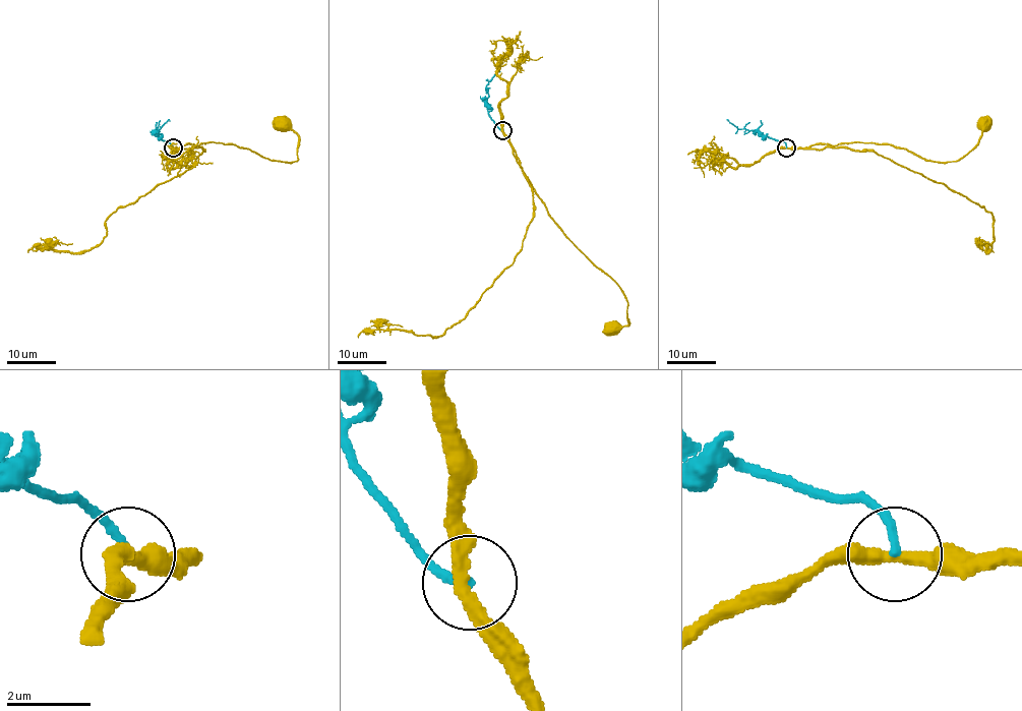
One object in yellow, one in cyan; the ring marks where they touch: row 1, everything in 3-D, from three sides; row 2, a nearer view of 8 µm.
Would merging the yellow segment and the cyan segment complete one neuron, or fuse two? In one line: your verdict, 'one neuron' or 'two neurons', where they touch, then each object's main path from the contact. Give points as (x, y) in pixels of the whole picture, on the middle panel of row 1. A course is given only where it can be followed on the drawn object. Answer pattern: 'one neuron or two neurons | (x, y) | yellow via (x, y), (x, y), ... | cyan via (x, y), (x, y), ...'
two neurons | (502, 130) | yellow via (503, 130), (520, 168), (548, 215), (621, 291), (627, 306), (627, 323), (611, 329) | cyan via (503, 130), (491, 118), (486, 101), (486, 84), (498, 71)

